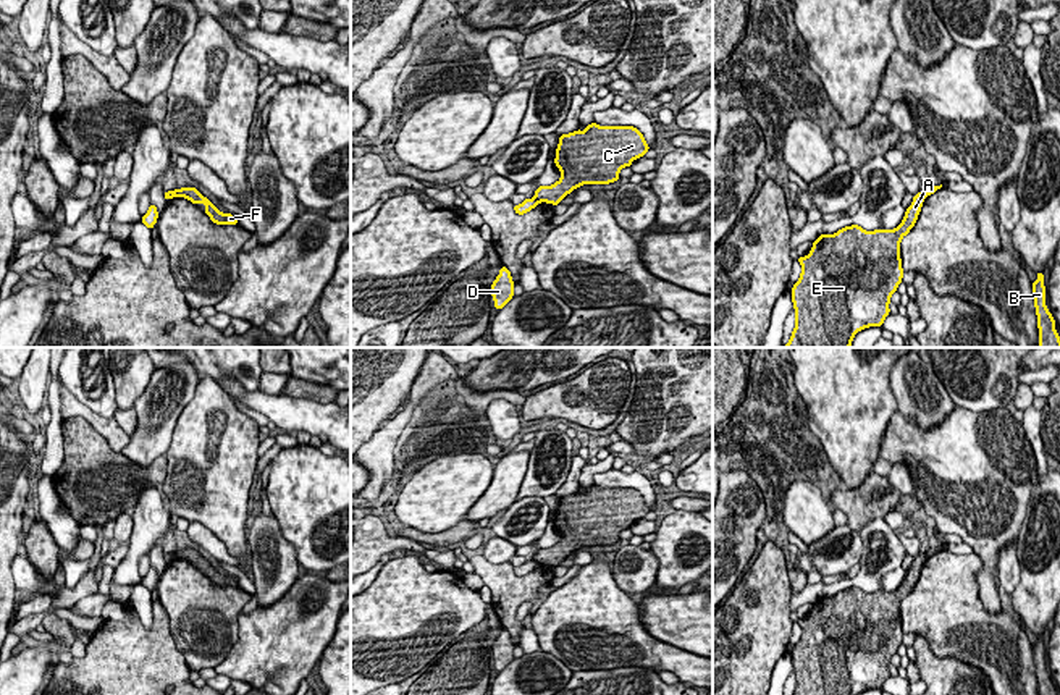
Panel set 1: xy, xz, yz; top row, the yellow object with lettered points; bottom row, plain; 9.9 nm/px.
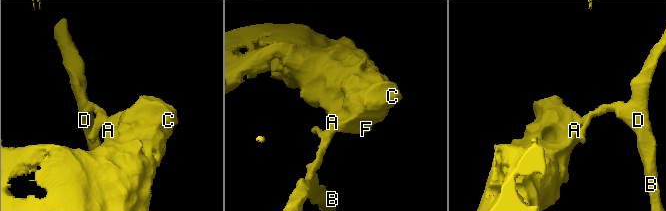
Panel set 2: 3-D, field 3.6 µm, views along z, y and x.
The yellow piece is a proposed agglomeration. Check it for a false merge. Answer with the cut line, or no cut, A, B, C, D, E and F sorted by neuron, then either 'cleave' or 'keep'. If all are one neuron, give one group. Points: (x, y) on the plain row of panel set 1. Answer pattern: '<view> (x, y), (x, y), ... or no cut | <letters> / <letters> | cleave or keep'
xz (534, 560), (540, 563) | A C E F / B D | cleave

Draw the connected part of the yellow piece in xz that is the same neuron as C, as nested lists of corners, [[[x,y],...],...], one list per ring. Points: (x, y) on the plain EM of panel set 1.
[[[591,485],[585,493],[559,498],[554,525],[561,541],[540,548],[535,561],[557,567],[574,551],[583,546],[609,546],[619,533],[643,519],[650,508],[633,488],[599,488]]]

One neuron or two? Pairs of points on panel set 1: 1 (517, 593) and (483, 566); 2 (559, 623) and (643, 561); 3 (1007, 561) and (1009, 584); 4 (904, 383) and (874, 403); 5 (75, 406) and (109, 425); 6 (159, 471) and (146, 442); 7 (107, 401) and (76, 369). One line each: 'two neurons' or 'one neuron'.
1: one neuron
2: two neurons
3: one neuron
4: two neurons
5: one neuron
6: two neurons
7: one neuron

